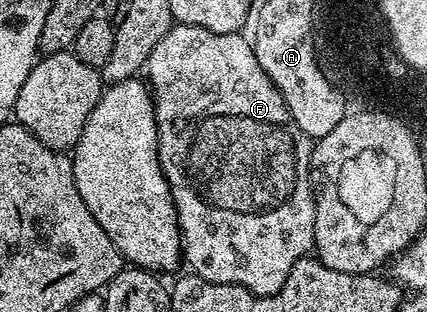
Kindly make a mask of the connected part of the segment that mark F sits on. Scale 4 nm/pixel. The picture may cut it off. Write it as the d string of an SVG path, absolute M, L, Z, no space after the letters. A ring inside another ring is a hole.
M176 23L154 45L148 58L146 82L156 104L156 128L158 129L158 149L160 168L170 185L172 200L176 206L176 216L180 222L182 238L182 259L189 263L191 274L215 283L233 283L248 287L255 295L274 295L282 289L290 269L297 261L305 258L315 248L314 221L316 220L316 196L314 179L310 174L312 166L313 140L309 139L302 129L290 117L290 109L282 97L282 93L270 81L268 74L258 63L251 42L243 39L243 34L214 33L210 29L202 29L198 25Z

